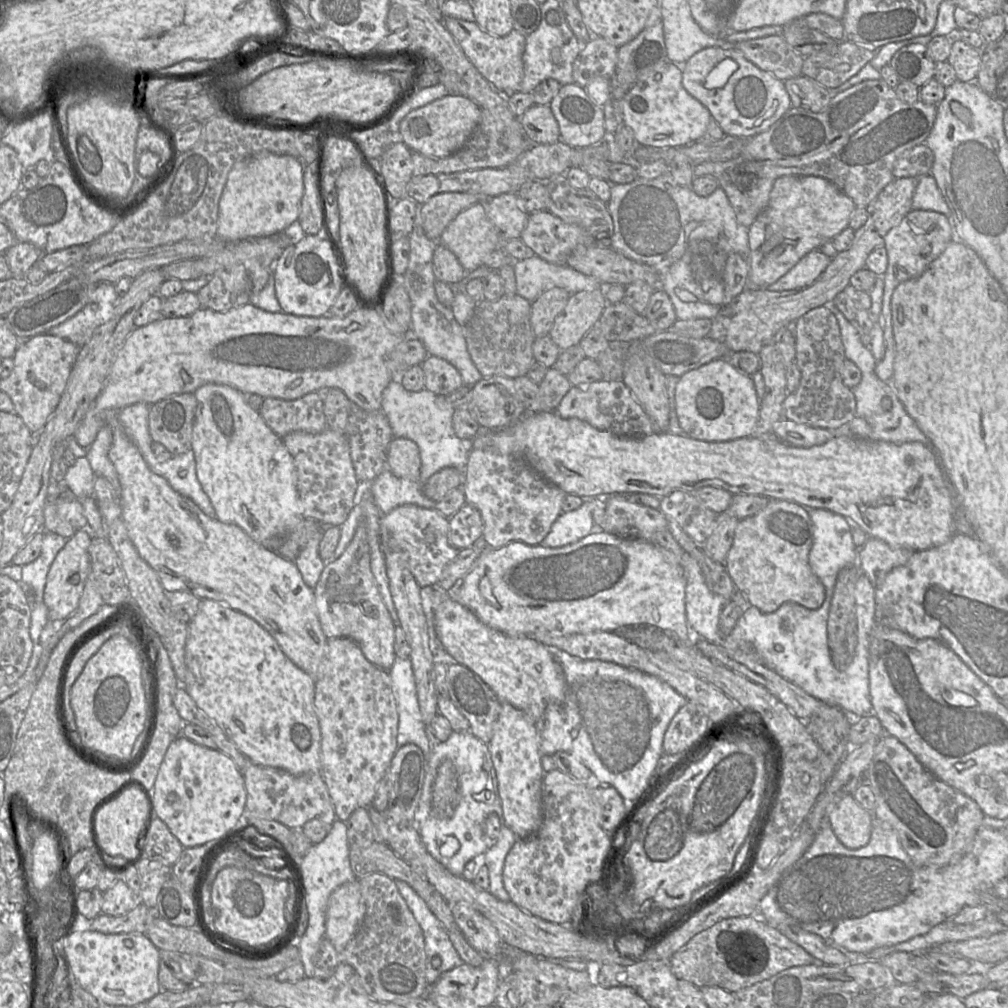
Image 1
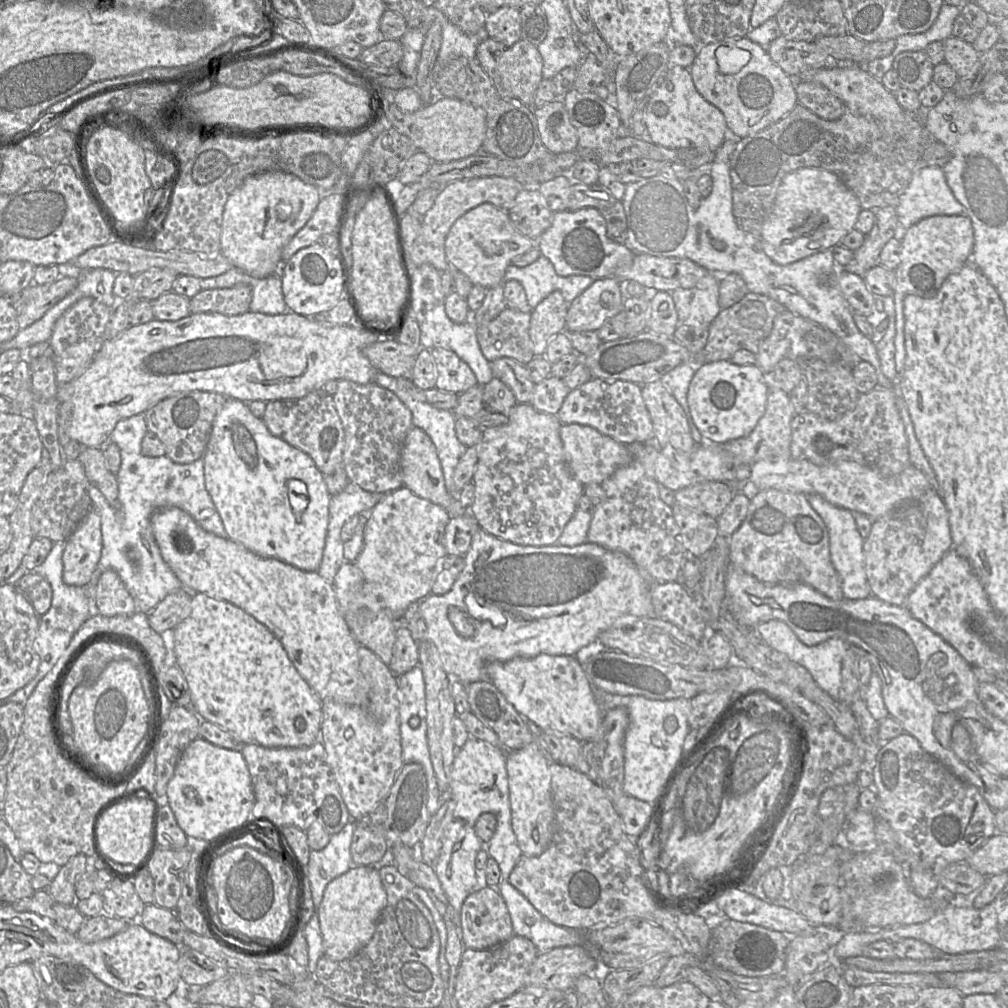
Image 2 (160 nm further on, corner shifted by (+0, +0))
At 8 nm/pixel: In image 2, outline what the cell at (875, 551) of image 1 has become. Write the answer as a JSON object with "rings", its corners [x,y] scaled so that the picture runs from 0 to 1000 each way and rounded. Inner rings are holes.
{"rings":[[[924,483],[912,494],[892,500],[878,512],[866,516],[862,532],[857,535],[857,563],[864,590],[881,599],[897,601],[910,578],[944,543],[941,509],[929,484]]]}

